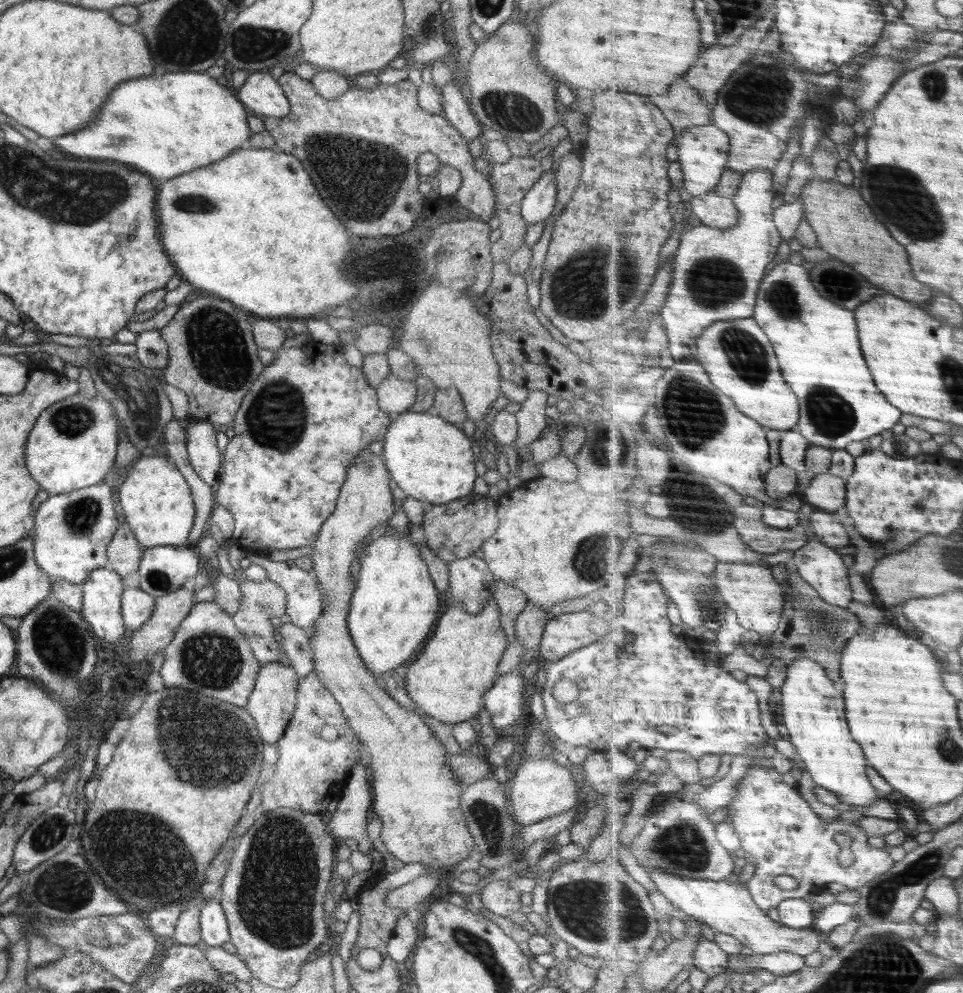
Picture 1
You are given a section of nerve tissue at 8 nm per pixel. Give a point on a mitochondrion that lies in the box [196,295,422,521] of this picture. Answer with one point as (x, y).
(276, 419)

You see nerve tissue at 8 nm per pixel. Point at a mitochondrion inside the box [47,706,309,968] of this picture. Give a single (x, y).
(162, 861)

